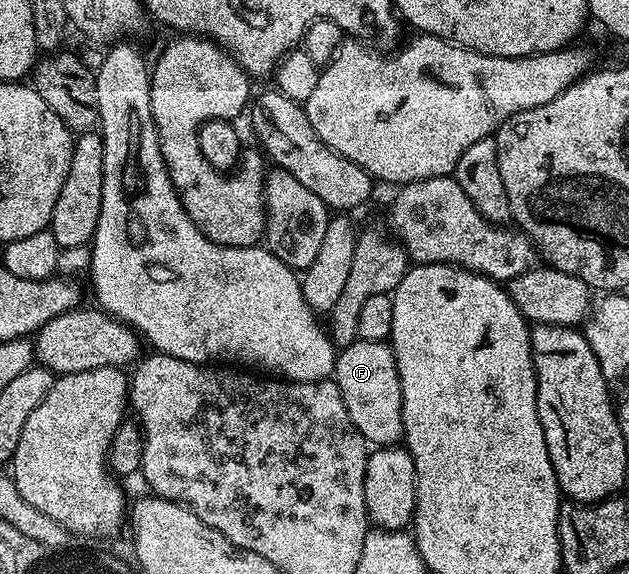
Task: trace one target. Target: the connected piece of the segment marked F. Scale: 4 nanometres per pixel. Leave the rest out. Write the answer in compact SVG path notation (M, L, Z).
M356 339L346 348L340 349L337 352L335 379L343 402L347 406L347 414L366 442L373 446L393 446L404 437L405 427L401 413L401 379L397 373L397 359L393 357L393 349L388 343Z

